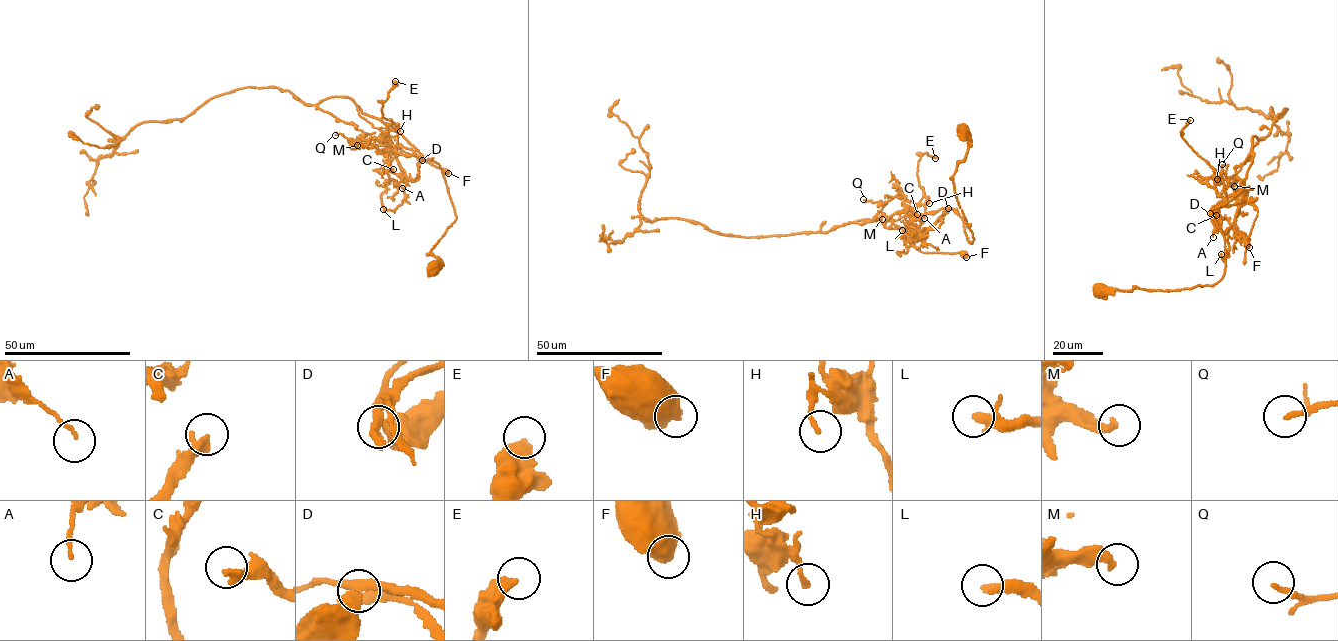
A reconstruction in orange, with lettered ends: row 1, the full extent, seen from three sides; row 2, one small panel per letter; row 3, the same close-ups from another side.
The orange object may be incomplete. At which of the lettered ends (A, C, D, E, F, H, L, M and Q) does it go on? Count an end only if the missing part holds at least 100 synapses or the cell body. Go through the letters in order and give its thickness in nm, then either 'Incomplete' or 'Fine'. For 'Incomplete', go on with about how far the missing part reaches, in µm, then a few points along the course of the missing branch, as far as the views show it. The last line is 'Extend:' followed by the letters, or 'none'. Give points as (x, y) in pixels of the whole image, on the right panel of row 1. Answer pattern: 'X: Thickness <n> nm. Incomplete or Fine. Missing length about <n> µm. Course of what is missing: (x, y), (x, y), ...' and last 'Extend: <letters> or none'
A: Thickness 110 nm. Fine
C: Thickness 360 nm. Fine
D: Thickness 320 nm. Fine
E: Thickness 480 nm. Fine
F: Thickness 650 nm. Fine
H: Thickness 150 nm. Fine
L: Thickness 240 nm. Fine
M: Thickness 280 nm. Fine
Q: Thickness 170 nm. Fine
Extend: none

